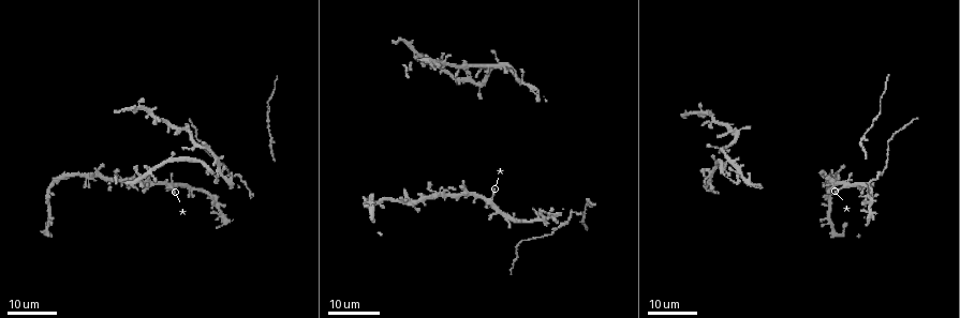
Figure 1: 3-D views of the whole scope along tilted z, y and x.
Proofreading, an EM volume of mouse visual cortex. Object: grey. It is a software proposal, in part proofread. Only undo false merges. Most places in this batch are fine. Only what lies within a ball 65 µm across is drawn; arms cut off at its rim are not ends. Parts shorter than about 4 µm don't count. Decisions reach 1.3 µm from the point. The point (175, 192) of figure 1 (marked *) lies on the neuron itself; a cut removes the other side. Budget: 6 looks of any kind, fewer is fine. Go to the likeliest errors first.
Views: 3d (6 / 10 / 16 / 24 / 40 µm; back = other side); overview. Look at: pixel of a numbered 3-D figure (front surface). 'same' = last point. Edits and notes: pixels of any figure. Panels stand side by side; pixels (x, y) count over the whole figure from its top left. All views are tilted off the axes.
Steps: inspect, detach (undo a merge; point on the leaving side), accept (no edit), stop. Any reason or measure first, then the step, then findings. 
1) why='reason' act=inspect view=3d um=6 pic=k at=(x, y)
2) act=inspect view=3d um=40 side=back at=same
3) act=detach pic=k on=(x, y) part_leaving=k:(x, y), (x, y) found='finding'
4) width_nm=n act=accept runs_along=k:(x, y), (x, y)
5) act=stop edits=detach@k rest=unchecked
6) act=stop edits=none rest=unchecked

why='four arms meet' act=inspect view=3d um=24 pic=1 at=(871, 199)

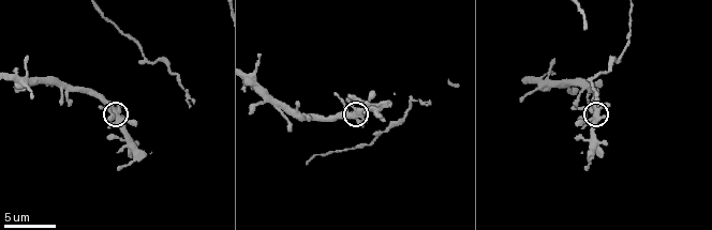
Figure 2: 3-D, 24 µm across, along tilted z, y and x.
why='closer look' act=inspect view=3d um=10 pic=2 at=(598, 112)

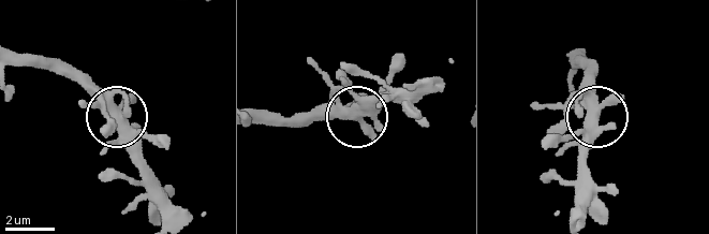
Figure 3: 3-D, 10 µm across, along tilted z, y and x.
side_arm_um=7 act=accept runs_along=3:(17, 62), (41, 62), (76, 75), (113, 113), (141, 165) found='all the same neuron'

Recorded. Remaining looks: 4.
why='thin arm on a thick one' act=inspect view=3d um=16 pic=1 at=(120, 178)

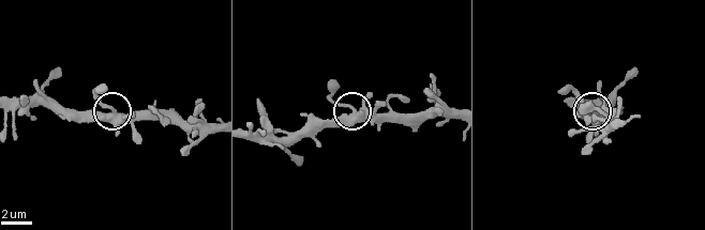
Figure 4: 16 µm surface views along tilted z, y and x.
act=inspect view=3d um=10 pic=4 at=(354, 115)

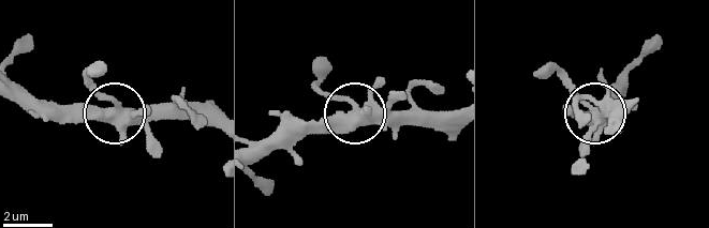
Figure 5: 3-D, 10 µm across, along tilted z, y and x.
width_nm=400 act=accept found='one neuron here'

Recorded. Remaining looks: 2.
why='three-way junction' act=inspect view=3d um=6 pic=2 at=(17, 76)

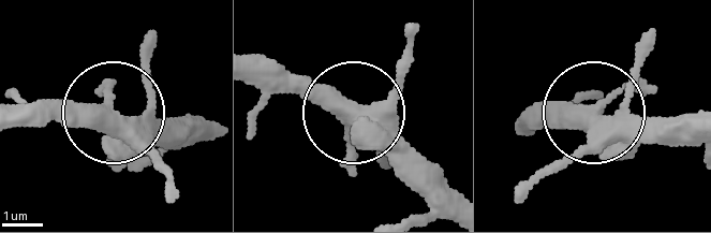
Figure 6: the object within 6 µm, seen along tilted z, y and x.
width_nm=420 act=accept runs_along=6:(413, 25), (406, 73), (341, 115), (300, 95), (263, 57) found='all the same neuron'

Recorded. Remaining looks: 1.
act=stop edits=none rest=unchecked

